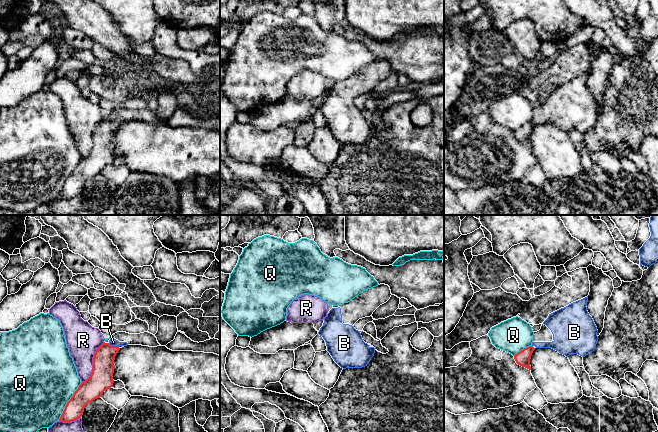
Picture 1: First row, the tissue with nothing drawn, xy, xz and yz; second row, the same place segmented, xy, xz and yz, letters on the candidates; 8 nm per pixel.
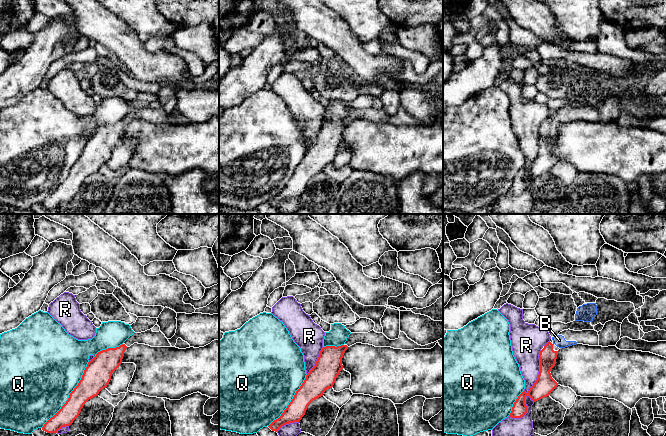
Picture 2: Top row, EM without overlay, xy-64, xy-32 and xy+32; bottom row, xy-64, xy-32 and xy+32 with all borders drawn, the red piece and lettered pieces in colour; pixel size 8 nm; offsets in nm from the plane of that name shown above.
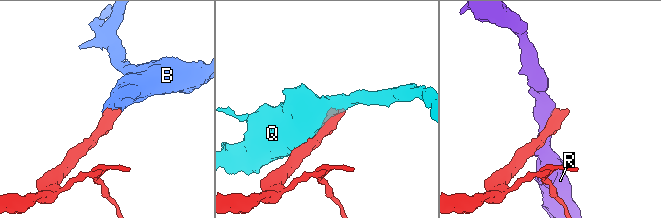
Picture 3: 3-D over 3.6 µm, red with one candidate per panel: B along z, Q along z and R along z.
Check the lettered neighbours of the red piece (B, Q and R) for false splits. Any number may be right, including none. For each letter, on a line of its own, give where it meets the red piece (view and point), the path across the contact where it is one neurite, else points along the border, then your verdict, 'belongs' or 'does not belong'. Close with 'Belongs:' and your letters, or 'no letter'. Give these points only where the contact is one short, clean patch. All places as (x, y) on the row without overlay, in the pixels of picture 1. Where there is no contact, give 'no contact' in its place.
B: xy (113, 122) | across xy (103, 137), (105, 130), (113, 122), (113, 118) | belongs
Q: xy (67, 178) | does not belong
R: xy (93, 139) | does not belong
Belongs: B

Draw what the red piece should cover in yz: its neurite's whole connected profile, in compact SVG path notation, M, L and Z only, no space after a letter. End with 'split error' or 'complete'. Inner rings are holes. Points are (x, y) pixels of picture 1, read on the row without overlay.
M529 122L527 124L524 124L517 130L515 130L514 135L515 135L516 139L522 143L525 143L525 144L531 146L530 135L531 135L531 131L534 126L535 126L535 124L533 122Z; complete

